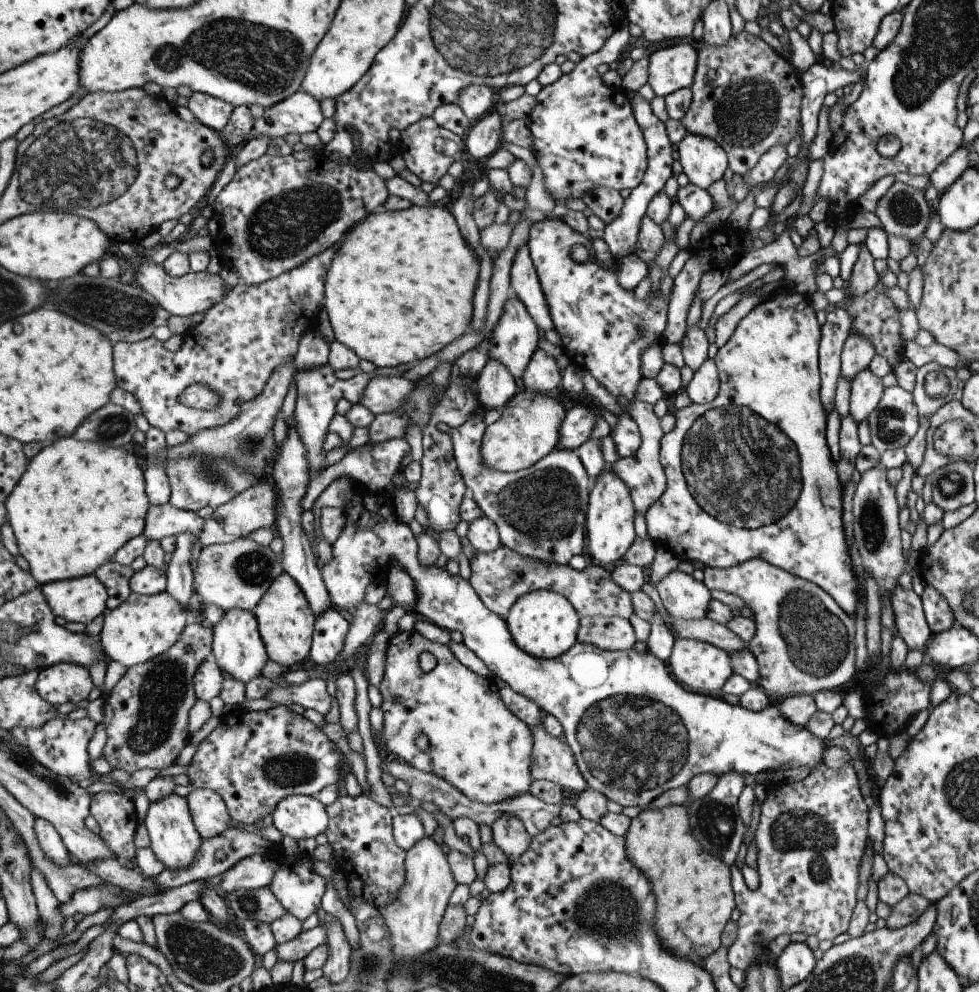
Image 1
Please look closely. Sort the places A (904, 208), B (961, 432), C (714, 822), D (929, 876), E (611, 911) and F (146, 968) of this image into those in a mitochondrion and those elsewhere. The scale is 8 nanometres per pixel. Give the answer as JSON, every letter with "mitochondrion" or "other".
{"A":"mitochondrion","B":"other","C":"mitochondrion","D":"other","E":"mitochondrion","F":"other"}

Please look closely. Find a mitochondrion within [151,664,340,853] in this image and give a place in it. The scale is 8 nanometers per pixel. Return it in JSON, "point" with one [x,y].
{"point":[299,770]}

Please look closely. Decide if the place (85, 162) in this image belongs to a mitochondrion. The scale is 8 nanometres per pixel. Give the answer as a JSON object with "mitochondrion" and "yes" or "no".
{"mitochondrion":"yes"}

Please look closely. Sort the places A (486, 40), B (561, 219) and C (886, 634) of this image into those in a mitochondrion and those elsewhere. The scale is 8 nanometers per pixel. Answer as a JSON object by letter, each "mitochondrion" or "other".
{"A":"mitochondrion","B":"other","C":"other"}

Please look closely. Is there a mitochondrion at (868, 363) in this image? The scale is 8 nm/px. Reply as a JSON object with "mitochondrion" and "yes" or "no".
{"mitochondrion":"no"}

